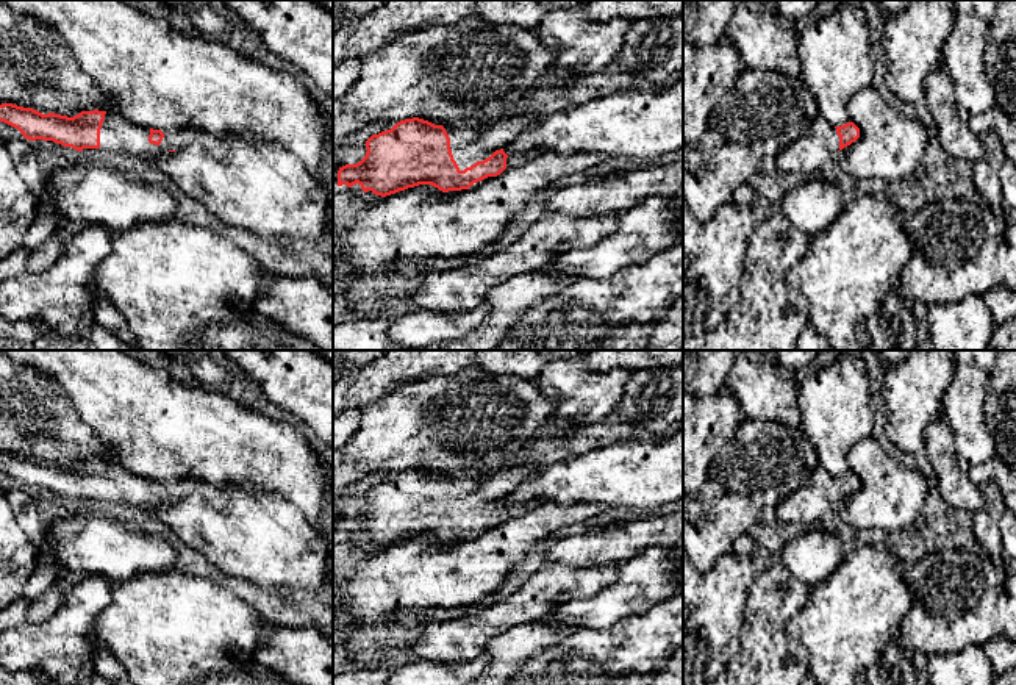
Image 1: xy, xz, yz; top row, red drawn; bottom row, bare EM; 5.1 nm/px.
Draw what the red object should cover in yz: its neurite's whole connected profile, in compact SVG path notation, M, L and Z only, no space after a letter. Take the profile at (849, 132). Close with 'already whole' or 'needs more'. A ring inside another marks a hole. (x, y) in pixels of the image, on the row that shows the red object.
M819 114L805 133L769 161L769 166L789 180L813 177L817 169L858 138L860 128L853 122L832 127Z; needs more

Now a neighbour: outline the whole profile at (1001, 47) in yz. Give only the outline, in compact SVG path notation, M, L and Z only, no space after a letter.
M994 0L996 13L989 22L985 45L985 72L994 88L996 106L1016 119L1016 0Z

